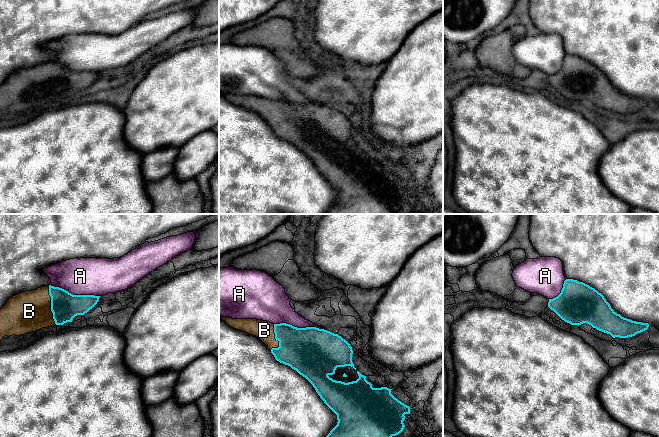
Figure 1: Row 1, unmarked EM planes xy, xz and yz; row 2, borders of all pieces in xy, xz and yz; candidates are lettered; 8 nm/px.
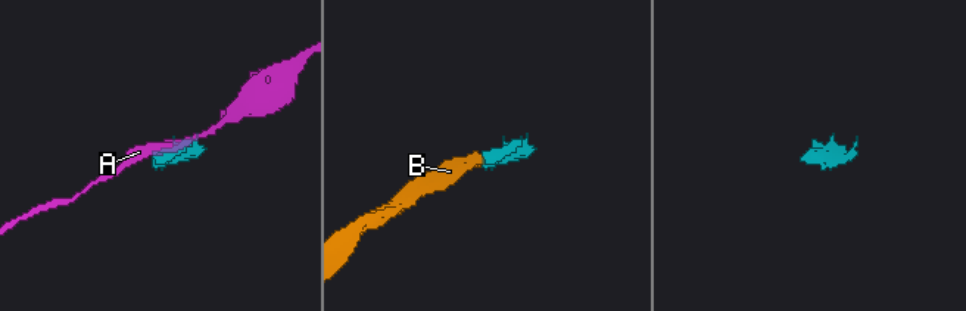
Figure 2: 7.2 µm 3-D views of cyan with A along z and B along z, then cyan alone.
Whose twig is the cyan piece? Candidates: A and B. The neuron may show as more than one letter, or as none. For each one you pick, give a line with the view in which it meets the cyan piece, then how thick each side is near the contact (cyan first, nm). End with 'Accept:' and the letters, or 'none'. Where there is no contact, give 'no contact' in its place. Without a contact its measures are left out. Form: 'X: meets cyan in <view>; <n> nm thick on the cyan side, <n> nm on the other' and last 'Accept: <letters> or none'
B: meets cyan in xy; 220 nm thick on the cyan side, 320 nm on the other
Accept: B

